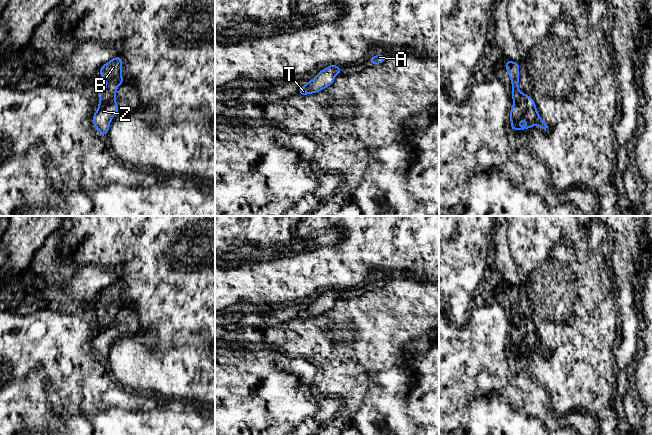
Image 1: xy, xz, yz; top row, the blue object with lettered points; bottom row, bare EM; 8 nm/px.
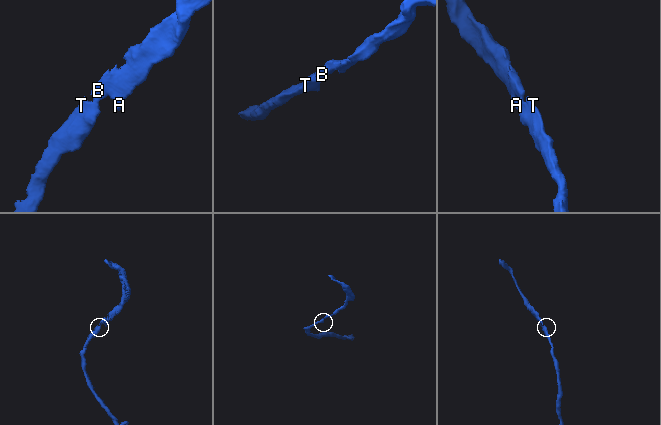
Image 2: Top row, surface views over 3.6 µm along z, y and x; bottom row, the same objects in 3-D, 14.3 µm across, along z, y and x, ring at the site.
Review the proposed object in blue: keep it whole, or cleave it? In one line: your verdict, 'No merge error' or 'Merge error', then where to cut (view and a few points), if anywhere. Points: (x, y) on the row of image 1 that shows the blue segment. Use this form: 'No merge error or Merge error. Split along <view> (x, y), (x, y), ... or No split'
No merge error. No split

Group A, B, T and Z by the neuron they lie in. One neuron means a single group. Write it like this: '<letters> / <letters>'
A B T Z

